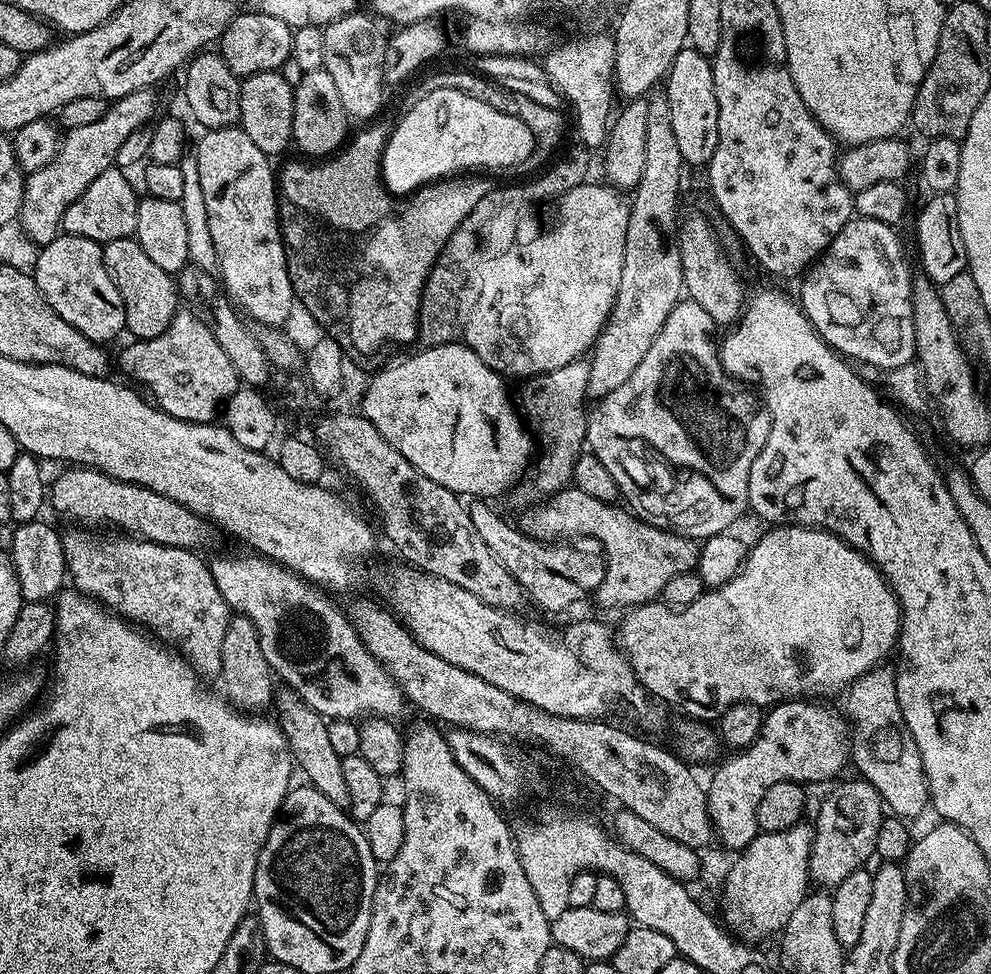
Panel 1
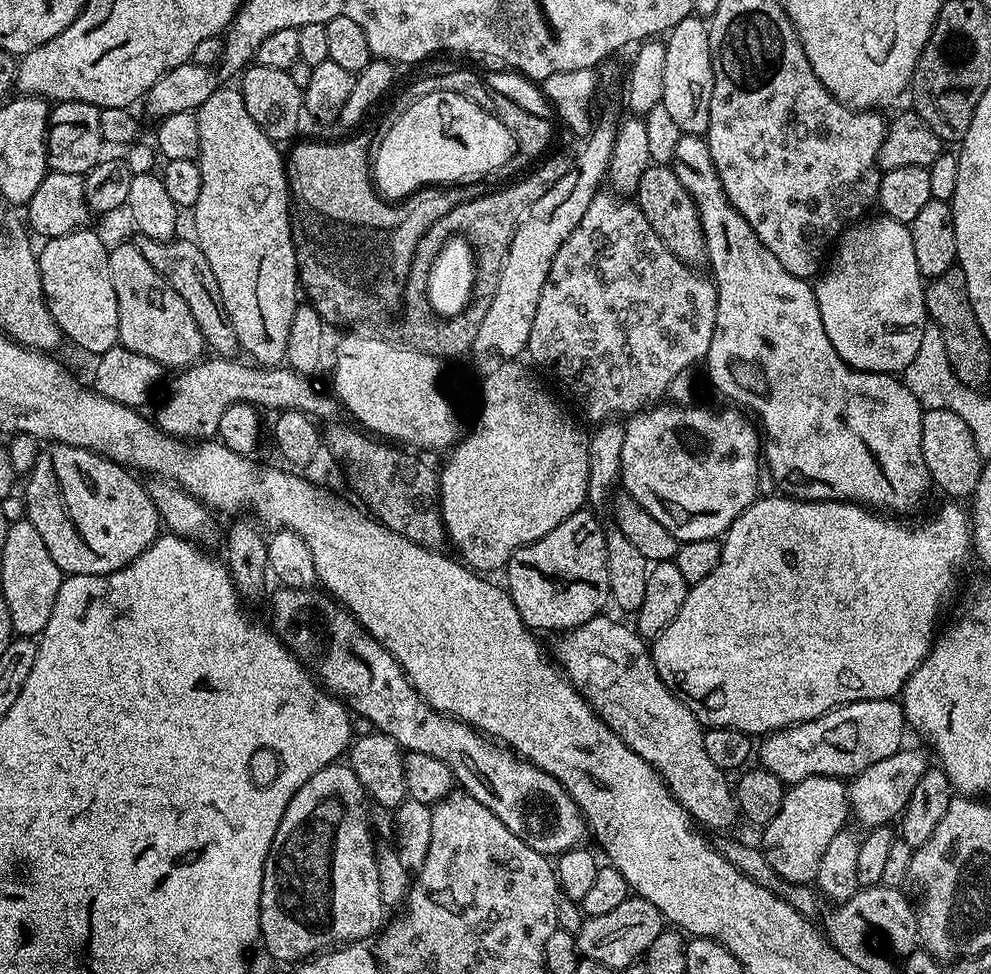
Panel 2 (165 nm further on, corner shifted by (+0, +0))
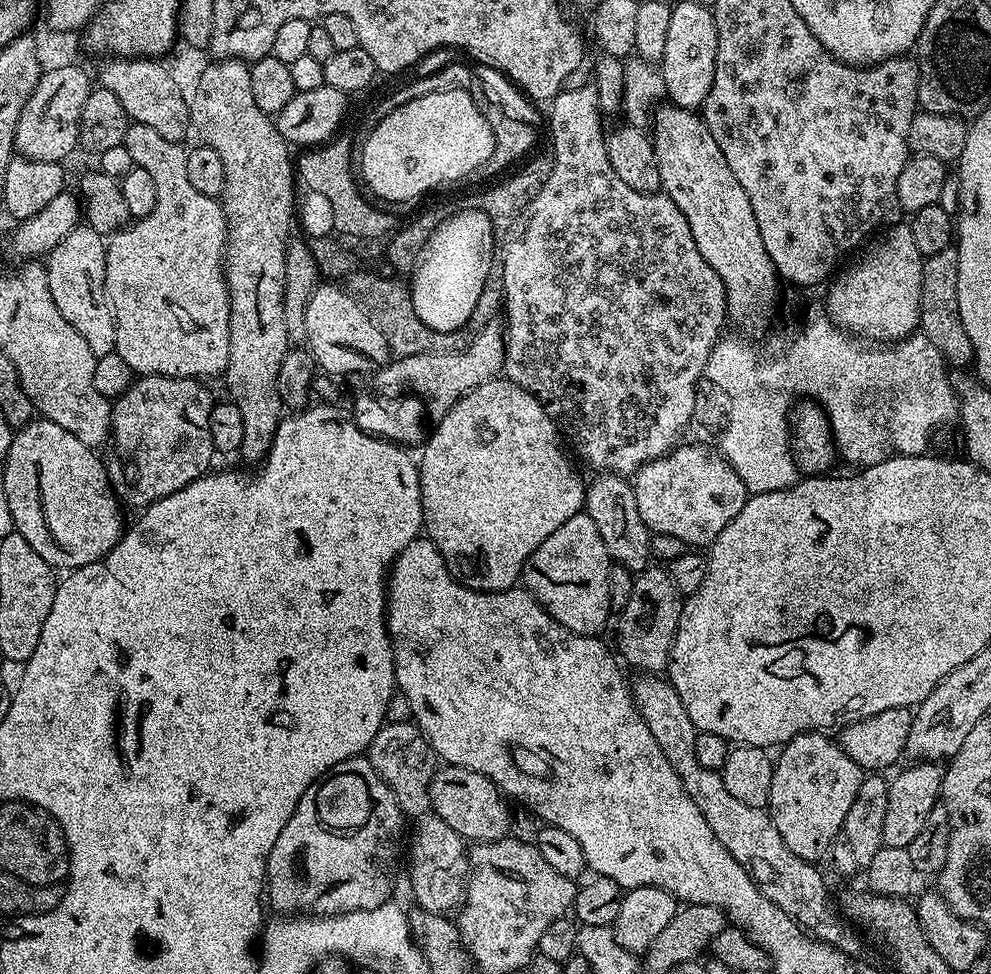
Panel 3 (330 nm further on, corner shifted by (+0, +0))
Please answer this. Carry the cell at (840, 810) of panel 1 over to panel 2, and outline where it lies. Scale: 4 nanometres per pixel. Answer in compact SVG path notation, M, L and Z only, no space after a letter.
M908 746L890 754L890 758L882 758L882 762L874 762L874 766L851 777L846 791L848 807L854 820L856 816L857 822L865 824L865 829L868 830L891 825L891 820L895 821L907 808L914 786L918 786L922 774L928 767L930 760L927 760L918 749Z

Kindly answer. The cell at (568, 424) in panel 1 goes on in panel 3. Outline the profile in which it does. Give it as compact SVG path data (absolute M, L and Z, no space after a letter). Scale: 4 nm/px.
M495 378L488 380L474 389L470 389L461 397L450 411L443 413L439 417L436 429L431 429L430 435L424 440L422 450L424 453L418 456L418 467L420 469L420 493L422 494L422 510L424 511L424 527L427 539L431 540L434 547L440 551L444 557L445 564L448 565L453 576L460 583L476 592L504 592L513 587L521 579L524 564L570 518L574 518L585 507L585 481L580 481L580 476L576 473L576 468L572 465L573 457L564 453L565 445L562 443L562 433L556 427L556 423L546 414L542 402L534 398L522 386L507 378Z

